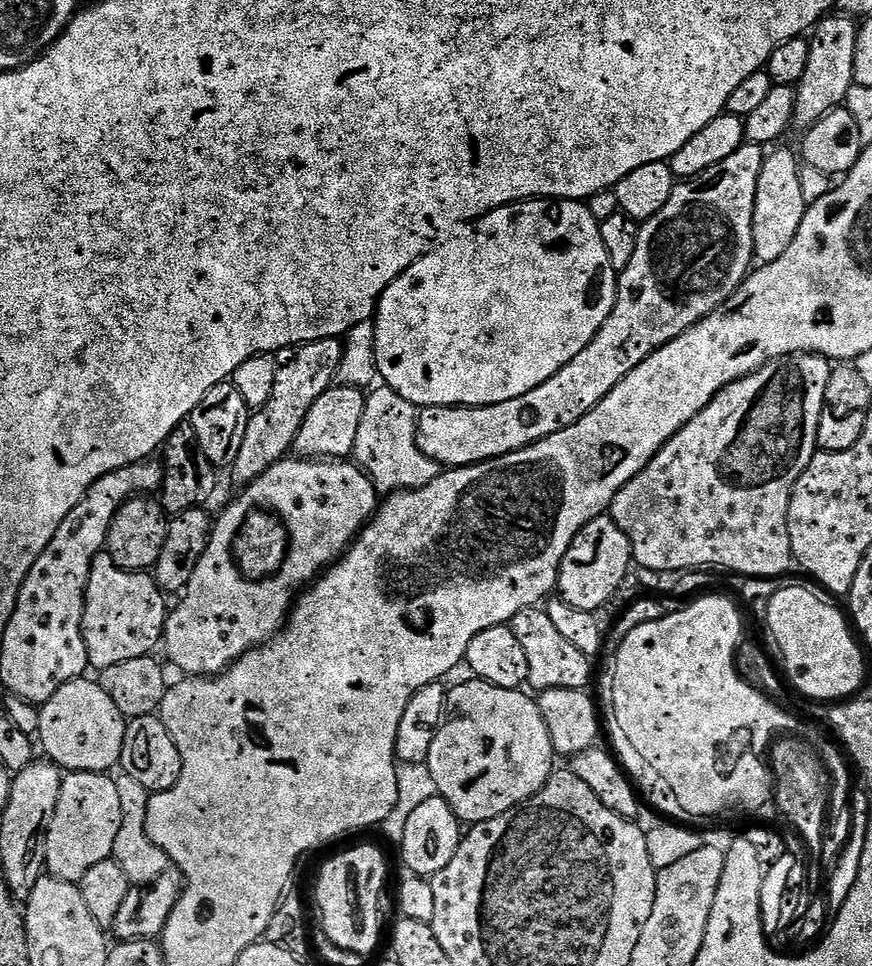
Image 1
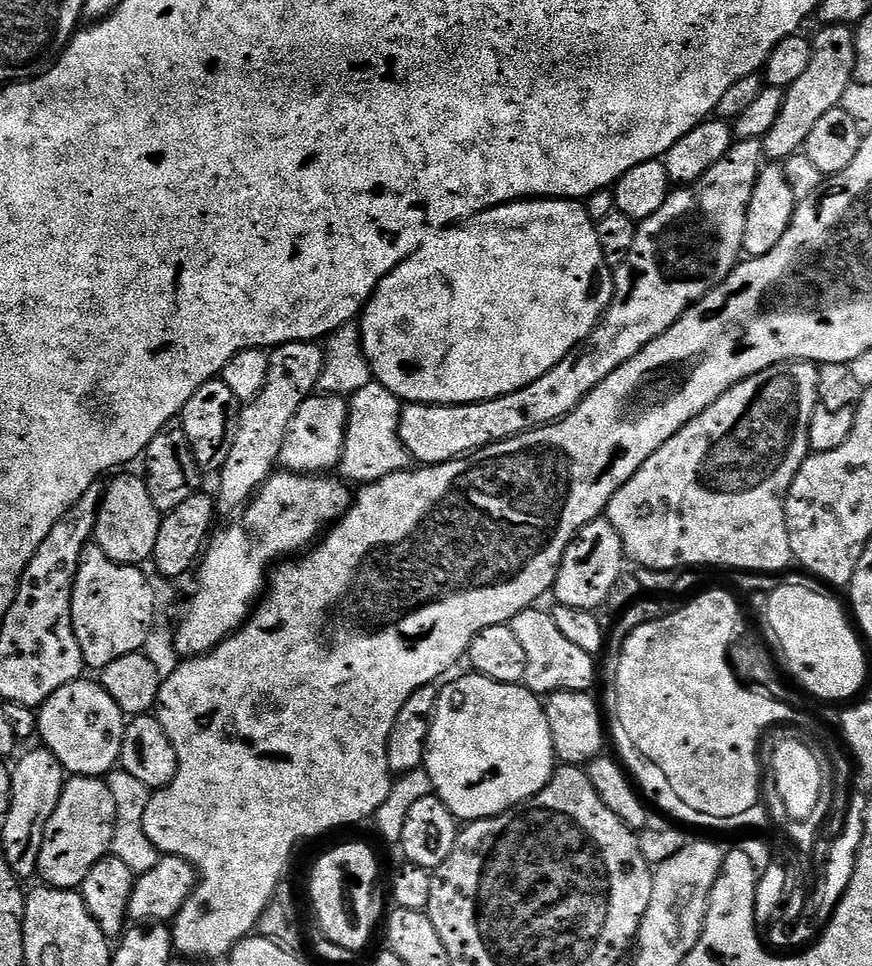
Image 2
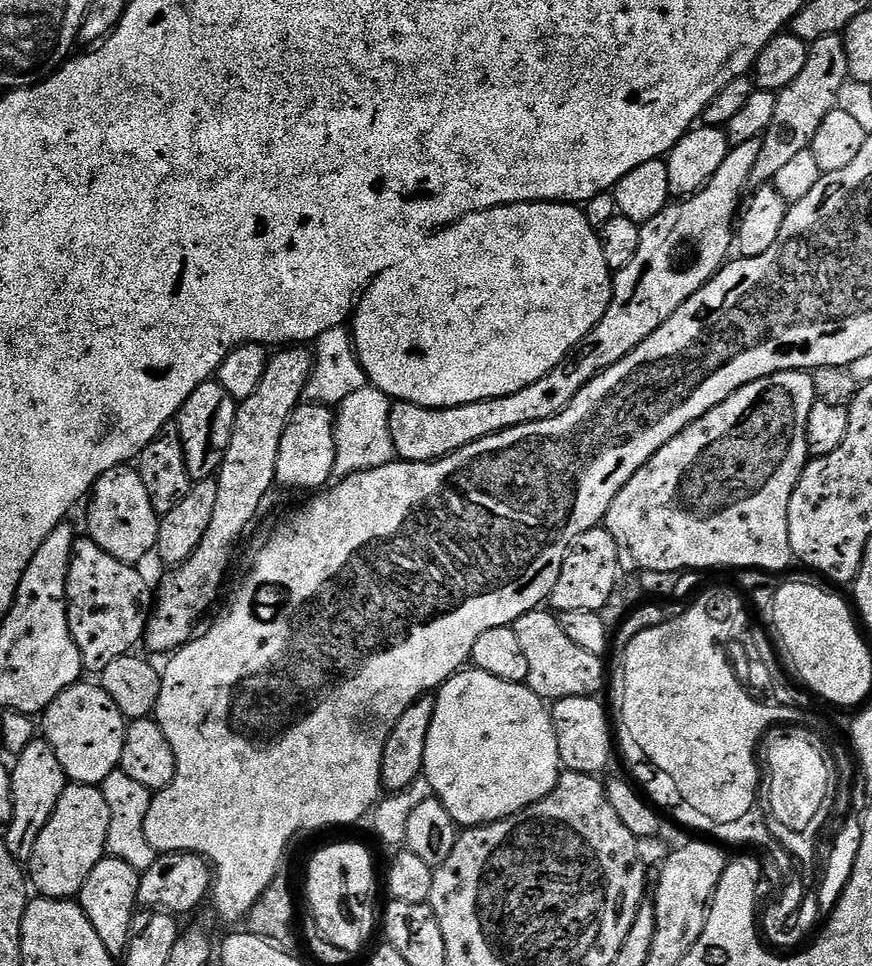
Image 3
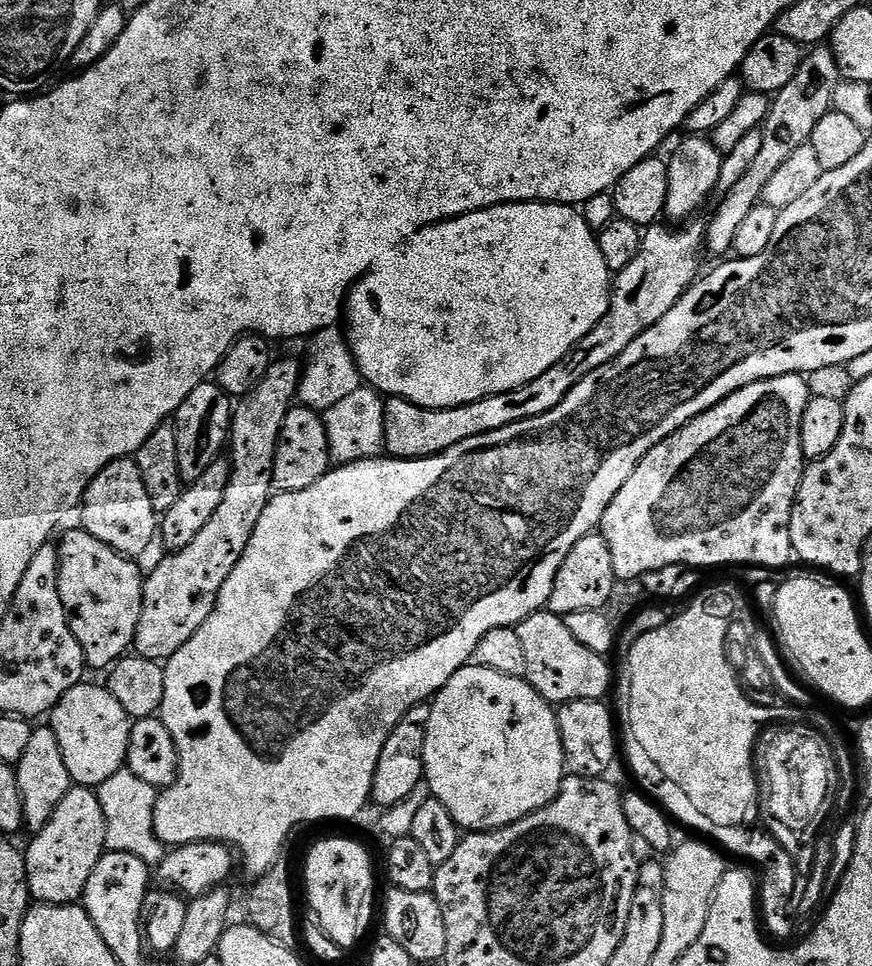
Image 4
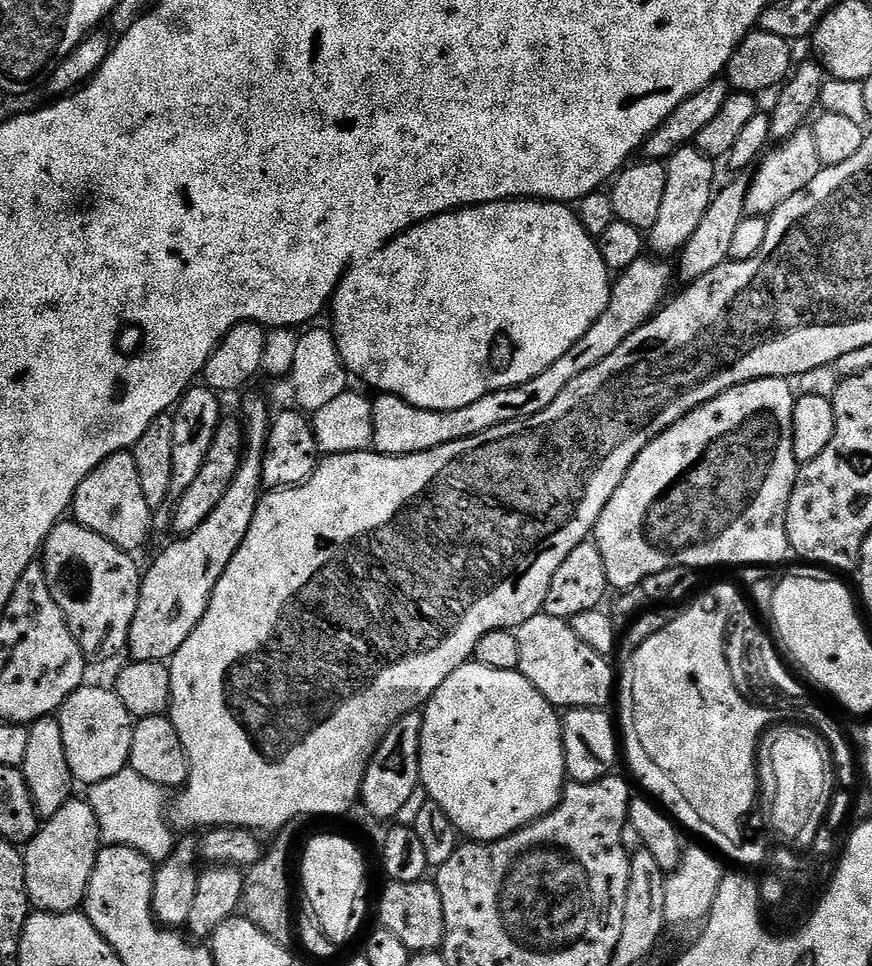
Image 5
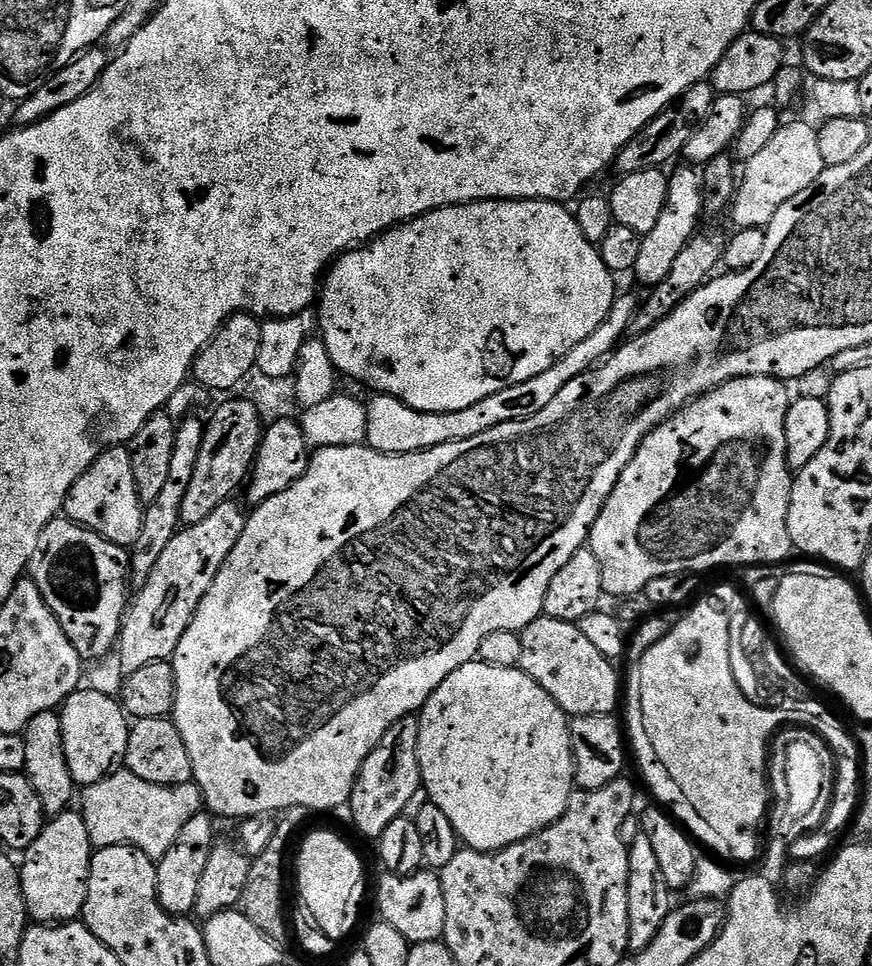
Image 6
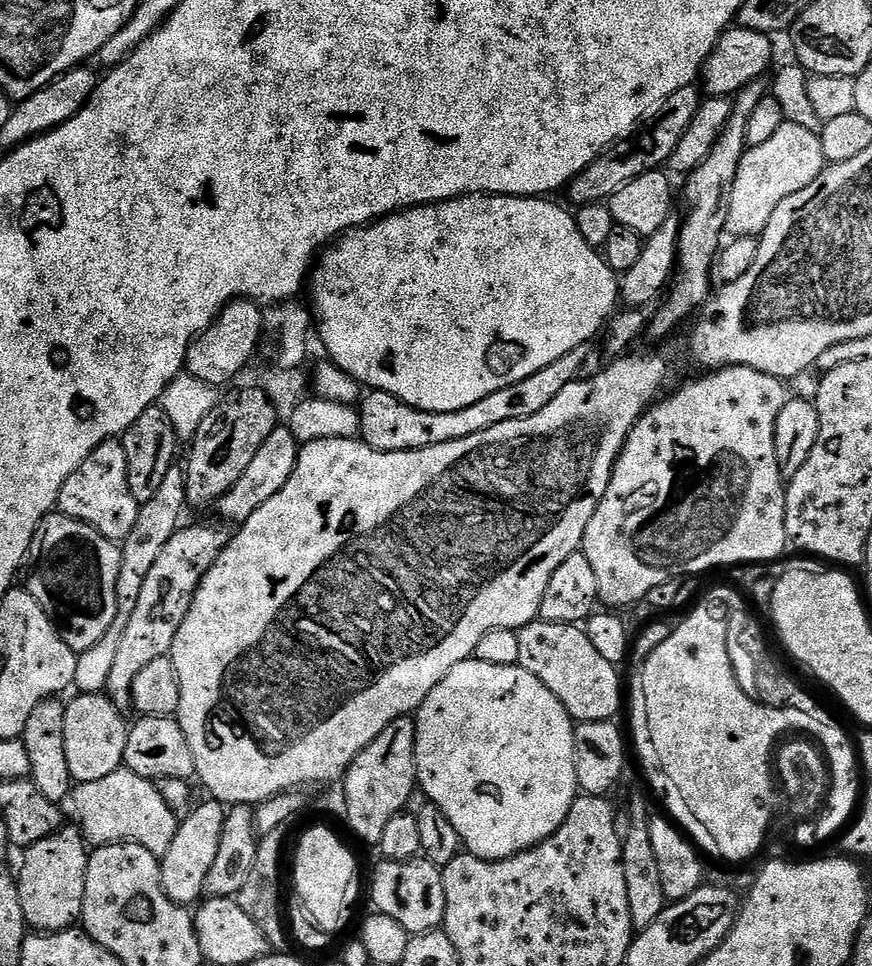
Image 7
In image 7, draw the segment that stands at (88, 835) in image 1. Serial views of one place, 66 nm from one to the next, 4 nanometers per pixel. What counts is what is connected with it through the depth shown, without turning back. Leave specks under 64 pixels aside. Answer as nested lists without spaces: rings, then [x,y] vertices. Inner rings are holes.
[[[76,826],[59,828],[50,838],[26,849],[18,871],[18,895],[22,898],[22,910],[29,929],[40,934],[63,932],[80,920],[89,855],[89,845]]]

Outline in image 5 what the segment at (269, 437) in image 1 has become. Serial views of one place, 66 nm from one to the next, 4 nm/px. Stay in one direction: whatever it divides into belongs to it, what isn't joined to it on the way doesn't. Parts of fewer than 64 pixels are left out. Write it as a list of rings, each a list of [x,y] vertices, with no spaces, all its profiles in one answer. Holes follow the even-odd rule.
[[[263,395],[252,396],[245,402],[242,424],[244,454],[240,457],[236,477],[228,483],[226,494],[222,494],[222,502],[218,502],[214,514],[210,514],[198,530],[173,539],[173,544],[166,545],[157,554],[156,561],[143,573],[138,610],[130,626],[126,649],[132,660],[171,661],[182,642],[186,642],[198,622],[202,622],[214,586],[218,586],[218,578],[222,578],[226,566],[230,566],[230,558],[234,558],[238,546],[242,546],[246,538],[246,530],[250,530],[250,522],[254,522],[262,495],[262,462],[270,427],[270,404]]]

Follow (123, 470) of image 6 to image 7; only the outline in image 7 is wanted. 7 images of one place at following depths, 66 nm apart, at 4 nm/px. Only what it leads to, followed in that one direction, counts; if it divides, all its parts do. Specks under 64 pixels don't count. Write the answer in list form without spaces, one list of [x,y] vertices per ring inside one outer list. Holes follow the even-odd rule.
[[[119,439],[102,442],[102,446],[98,446],[94,454],[90,454],[90,458],[86,458],[70,478],[66,478],[56,499],[56,508],[59,515],[86,522],[107,540],[122,542],[128,537],[130,530],[134,530],[140,504],[134,494],[130,494],[130,482],[126,478],[126,450]]]

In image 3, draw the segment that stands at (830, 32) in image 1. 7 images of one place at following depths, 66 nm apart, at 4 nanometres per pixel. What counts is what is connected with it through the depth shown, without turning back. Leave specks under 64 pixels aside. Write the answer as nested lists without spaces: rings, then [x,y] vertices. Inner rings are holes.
[[[843,35],[818,38],[808,45],[806,67],[802,74],[798,74],[798,78],[794,78],[794,82],[790,82],[790,86],[783,88],[776,97],[774,118],[759,139],[758,162],[754,162],[754,170],[750,170],[749,189],[772,184],[782,166],[787,166],[797,154],[811,149],[814,134],[818,134],[818,126],[822,126],[822,118],[837,108],[836,95],[849,79]]]

